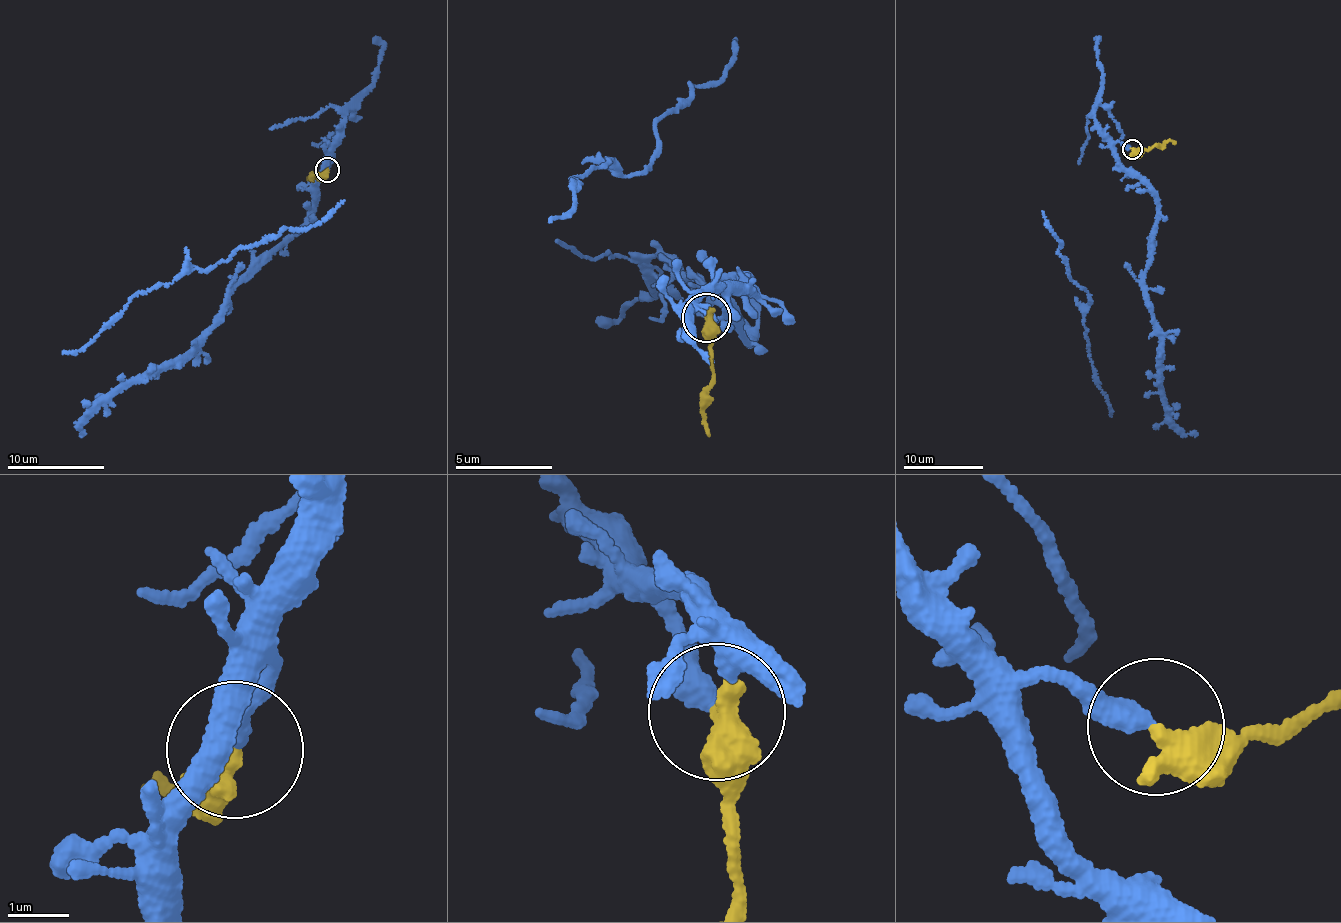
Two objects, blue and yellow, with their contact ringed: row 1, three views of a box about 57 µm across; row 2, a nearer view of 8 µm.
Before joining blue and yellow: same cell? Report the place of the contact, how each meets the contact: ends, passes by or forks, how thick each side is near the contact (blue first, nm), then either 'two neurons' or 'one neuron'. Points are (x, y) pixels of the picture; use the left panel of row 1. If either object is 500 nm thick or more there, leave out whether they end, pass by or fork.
(327, 170) | blue ends | yellow ends | 360/480 nm | two neurons

